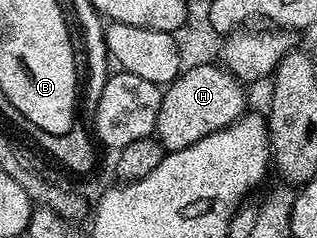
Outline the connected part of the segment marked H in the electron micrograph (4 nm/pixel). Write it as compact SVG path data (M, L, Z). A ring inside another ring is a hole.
M214 62L179 72L171 84L165 85L162 94L154 127L157 140L167 152L175 152L192 146L192 142L200 142L200 138L208 138L208 134L224 130L247 111L246 92L242 88L245 88L243 81Z

